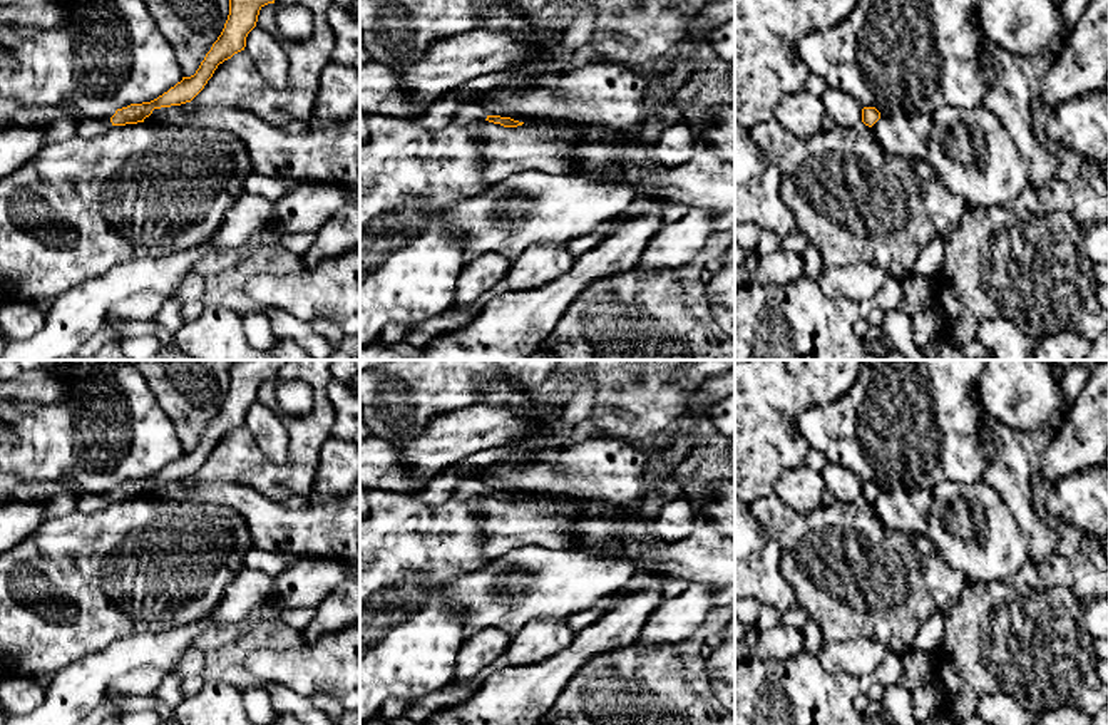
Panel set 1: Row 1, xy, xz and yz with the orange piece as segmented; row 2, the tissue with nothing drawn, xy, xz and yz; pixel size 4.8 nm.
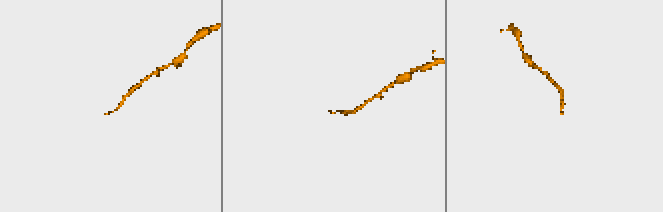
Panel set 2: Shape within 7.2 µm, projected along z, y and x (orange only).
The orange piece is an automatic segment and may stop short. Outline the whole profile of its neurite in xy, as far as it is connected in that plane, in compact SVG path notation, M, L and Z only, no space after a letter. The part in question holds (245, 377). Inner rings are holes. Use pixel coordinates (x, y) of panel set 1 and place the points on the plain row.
M288 360L233 362L224 404L196 449L182 452L181 457L151 477L117 484L110 492L112 501L144 497L154 484L191 477L204 464L219 439L244 425L246 412L256 402L259 385L268 378L274 378L278 368L286 362Z

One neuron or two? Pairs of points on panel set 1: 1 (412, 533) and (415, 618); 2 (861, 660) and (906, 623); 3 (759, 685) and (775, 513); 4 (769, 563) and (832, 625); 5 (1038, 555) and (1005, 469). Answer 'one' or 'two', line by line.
1: one
2: two
3: two
4: two
5: one

